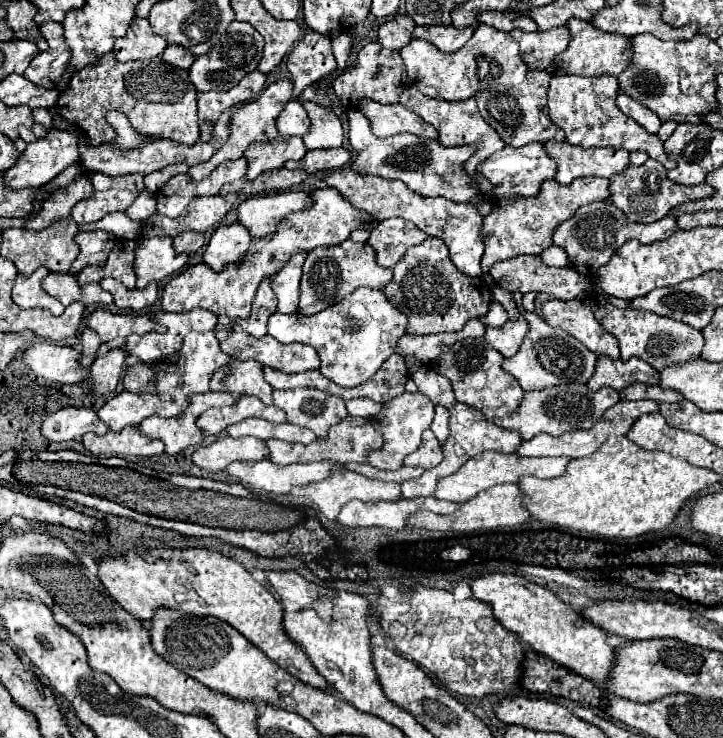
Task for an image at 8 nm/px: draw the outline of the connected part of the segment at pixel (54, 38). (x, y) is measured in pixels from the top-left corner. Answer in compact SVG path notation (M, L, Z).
M54 21L42 23L40 33L48 41L48 51L38 53L30 61L30 67L26 69L24 77L32 81L36 87L54 89L56 83L60 81L60 75L64 75L64 69L70 63L70 47L64 41L60 23Z

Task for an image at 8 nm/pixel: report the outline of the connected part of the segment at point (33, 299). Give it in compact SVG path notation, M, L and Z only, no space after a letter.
M40 267L36 269L32 275L24 277L24 275L18 275L16 281L14 281L14 287L12 287L12 301L22 307L22 309L34 309L34 307L44 307L48 311L52 311L54 315L60 315L64 311L64 305L48 295L42 287L40 287L40 281L48 275L48 269L46 267Z

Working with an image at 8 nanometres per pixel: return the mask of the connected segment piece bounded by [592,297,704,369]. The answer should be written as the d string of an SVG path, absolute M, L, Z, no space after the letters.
M604 297L592 299L592 311L596 321L610 331L620 345L620 359L628 361L630 357L640 357L642 361L650 363L654 369L664 369L672 363L684 363L702 351L702 333L698 329L688 327L686 323L674 321L670 317L660 317L656 313L648 311L636 311L636 309L618 309L610 305Z

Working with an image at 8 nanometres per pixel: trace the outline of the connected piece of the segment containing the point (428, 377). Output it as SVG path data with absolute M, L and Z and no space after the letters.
M422 367L416 373L416 383L418 383L418 391L422 395L426 395L434 405L442 405L442 407L450 407L456 399L454 399L454 391L452 385L448 383L448 379L444 379L442 375L434 373L428 367Z

